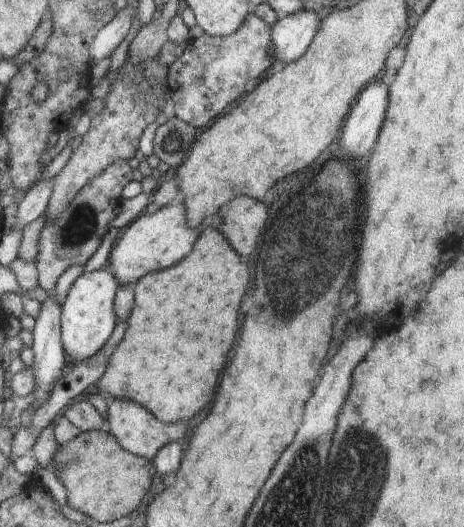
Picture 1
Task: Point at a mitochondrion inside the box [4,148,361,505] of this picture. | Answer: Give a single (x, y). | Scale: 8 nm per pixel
(82, 223)

